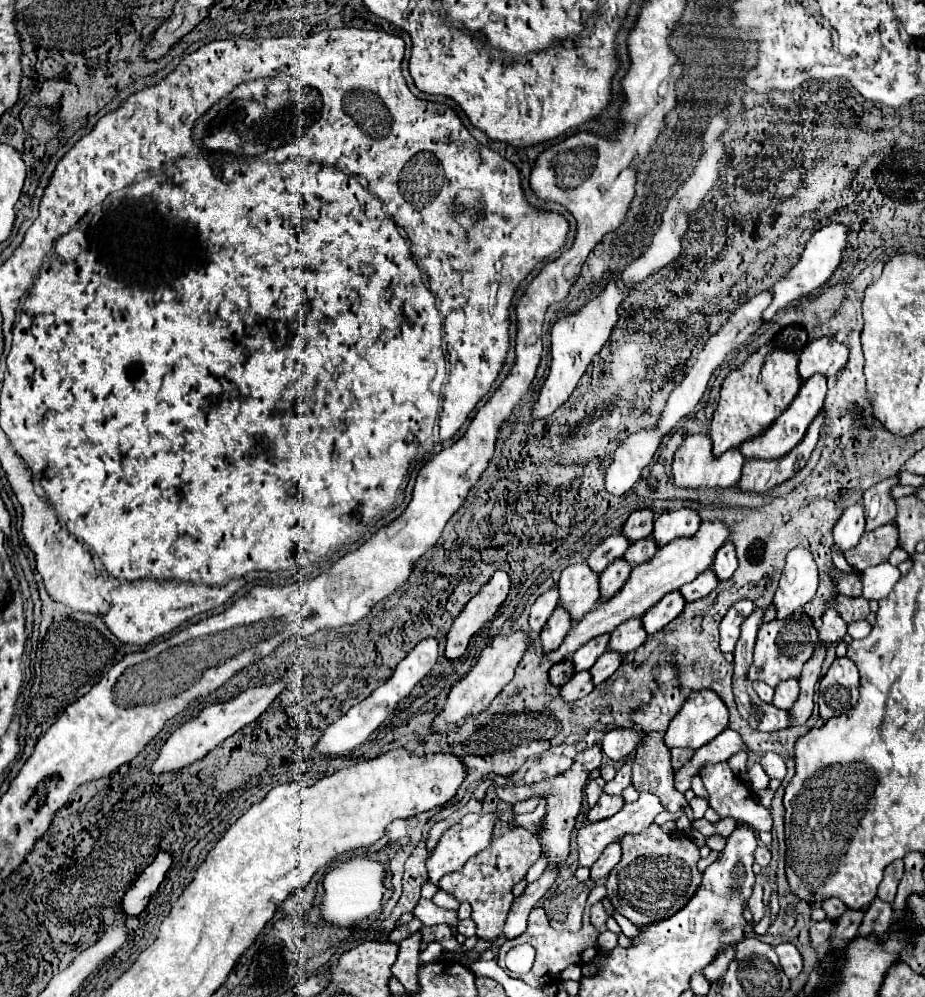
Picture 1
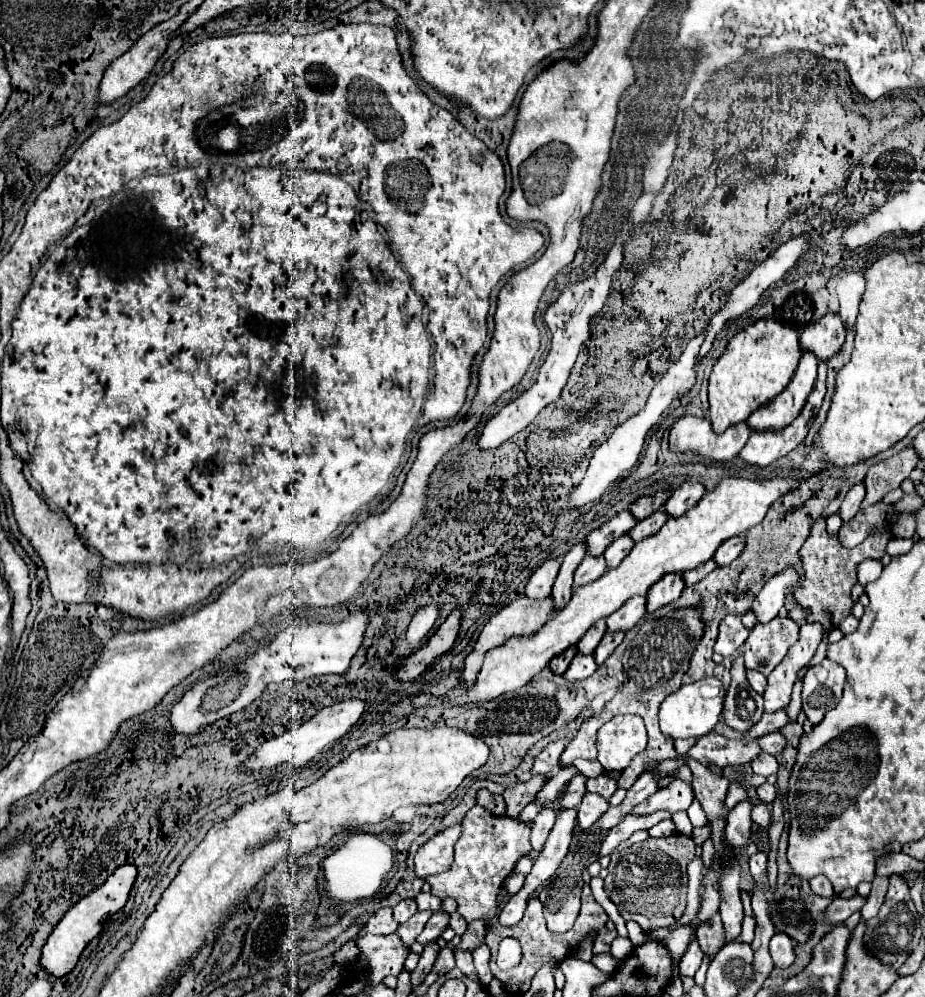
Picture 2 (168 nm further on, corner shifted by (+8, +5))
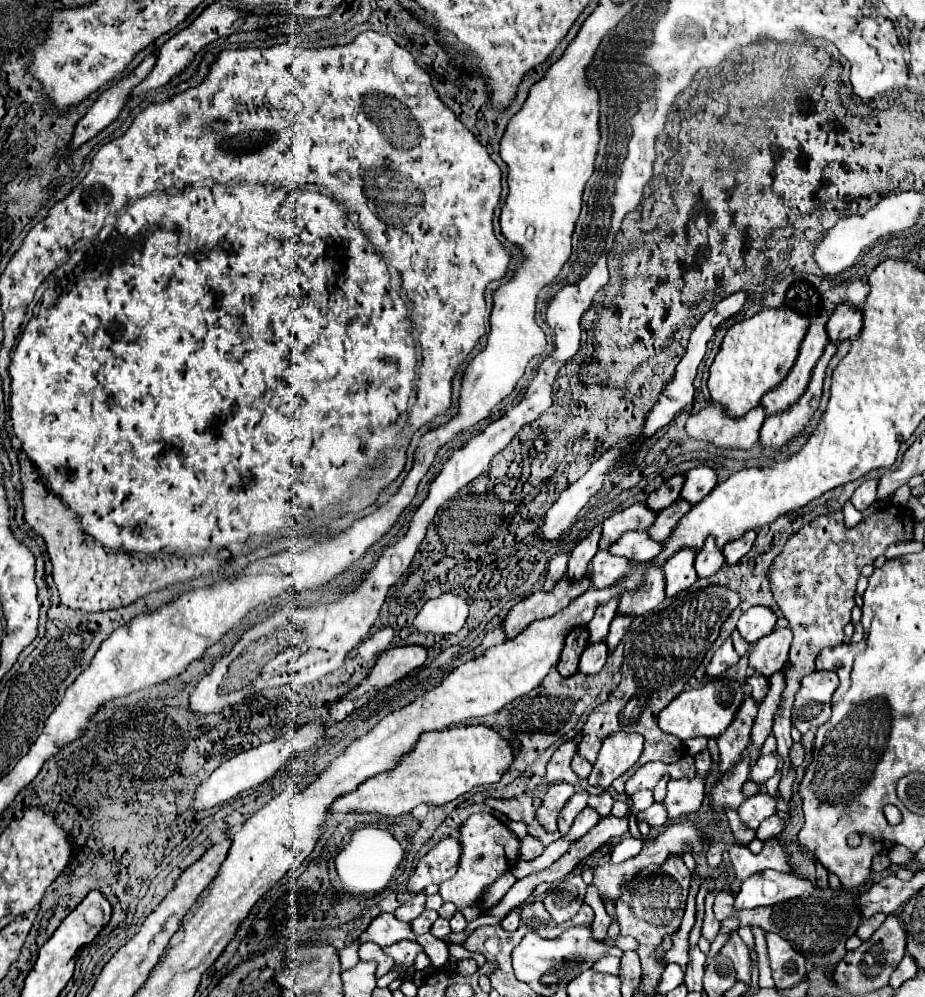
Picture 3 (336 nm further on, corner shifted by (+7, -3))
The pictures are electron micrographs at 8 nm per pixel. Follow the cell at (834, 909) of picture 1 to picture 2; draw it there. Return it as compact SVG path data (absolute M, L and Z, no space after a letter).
M816 875L814 879L810 879L810 887L812 887L812 891L814 891L816 895L820 895L820 897L833 898L835 895L830 879L824 877L824 875L822 875L822 877Z

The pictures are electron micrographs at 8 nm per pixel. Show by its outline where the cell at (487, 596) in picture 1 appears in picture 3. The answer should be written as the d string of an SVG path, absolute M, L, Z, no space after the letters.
M409 645L409 647L397 647L385 651L375 667L371 669L369 677L351 693L347 693L341 701L331 705L331 717L329 723L343 721L349 713L353 713L357 707L367 705L381 689L405 679L411 671L421 667L427 661L427 647L421 645Z

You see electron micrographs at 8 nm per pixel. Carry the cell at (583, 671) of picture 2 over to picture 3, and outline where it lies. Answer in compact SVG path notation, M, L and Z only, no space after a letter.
M597 643L597 645L589 645L585 651L583 651L583 655L581 655L581 661L579 661L579 673L583 673L583 675L597 675L601 669L603 669L603 665L605 665L605 661L607 661L607 647L605 647L605 643Z

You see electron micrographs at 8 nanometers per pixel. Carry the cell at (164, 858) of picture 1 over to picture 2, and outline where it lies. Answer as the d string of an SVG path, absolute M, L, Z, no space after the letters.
M122 865L102 883L102 887L96 887L96 891L88 893L84 899L74 903L70 907L70 911L66 911L62 915L62 919L58 921L58 925L50 933L50 937L42 949L42 955L40 955L40 961L42 961L40 965L48 975L60 979L76 967L82 949L94 937L98 937L98 933L102 931L102 925L108 921L108 917L112 917L116 911L120 911L124 907L124 903L128 901L128 893L134 885L134 879L136 879L136 867L134 865Z

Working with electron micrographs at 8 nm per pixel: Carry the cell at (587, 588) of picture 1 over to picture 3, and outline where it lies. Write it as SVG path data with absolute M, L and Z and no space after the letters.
M597 551L591 561L591 573L587 575L587 579L597 589L611 587L621 575L625 575L625 571L629 571L629 567L633 567L633 561L615 557L609 551Z

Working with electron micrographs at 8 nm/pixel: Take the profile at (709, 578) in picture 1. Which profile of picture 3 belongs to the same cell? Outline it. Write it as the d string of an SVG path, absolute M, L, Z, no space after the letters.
M707 539L705 541L705 551L697 553L695 557L695 571L697 571L697 577L711 577L715 575L721 565L723 565L725 557L721 551L717 551L713 539Z

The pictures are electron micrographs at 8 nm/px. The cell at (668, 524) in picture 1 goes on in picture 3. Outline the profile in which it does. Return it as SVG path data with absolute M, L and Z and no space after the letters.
M709 467L691 469L685 475L685 485L683 485L683 491L681 491L681 499L695 505L705 495L709 495L709 491L715 487L715 483L717 483L717 473L713 469L709 469Z

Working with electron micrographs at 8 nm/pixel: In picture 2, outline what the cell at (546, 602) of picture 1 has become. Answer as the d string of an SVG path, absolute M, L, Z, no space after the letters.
M560 557L556 559L548 559L544 561L536 571L534 575L528 579L526 583L526 597L530 599L546 599L552 591L552 583L558 575L558 569L560 569Z

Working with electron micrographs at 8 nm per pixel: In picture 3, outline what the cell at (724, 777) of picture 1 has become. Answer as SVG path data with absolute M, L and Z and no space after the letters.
M771 815L765 821L761 821L761 825L757 829L757 839L761 839L761 841L773 839L773 837L777 837L783 831L783 827L785 827L783 819L779 819L777 815Z

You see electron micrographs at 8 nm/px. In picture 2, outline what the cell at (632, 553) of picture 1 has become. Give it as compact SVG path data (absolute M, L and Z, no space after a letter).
M656 511L656 513L652 513L650 517L638 521L638 525L630 531L630 537L632 537L634 541L642 541L642 539L654 535L666 521L668 521L668 515L666 515L664 511Z

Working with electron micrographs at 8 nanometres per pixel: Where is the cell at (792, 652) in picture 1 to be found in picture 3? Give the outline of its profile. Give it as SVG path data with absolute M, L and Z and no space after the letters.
M775 629L769 635L761 637L749 653L749 665L763 677L771 677L773 671L779 671L789 659L791 629Z

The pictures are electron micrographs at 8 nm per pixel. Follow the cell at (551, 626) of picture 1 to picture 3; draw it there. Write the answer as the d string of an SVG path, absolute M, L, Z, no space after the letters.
M601 525L595 527L571 553L569 557L569 569L567 569L567 579L571 583L577 583L581 579L581 575L587 573L587 567L591 563L591 559L597 553L597 543L601 537Z

